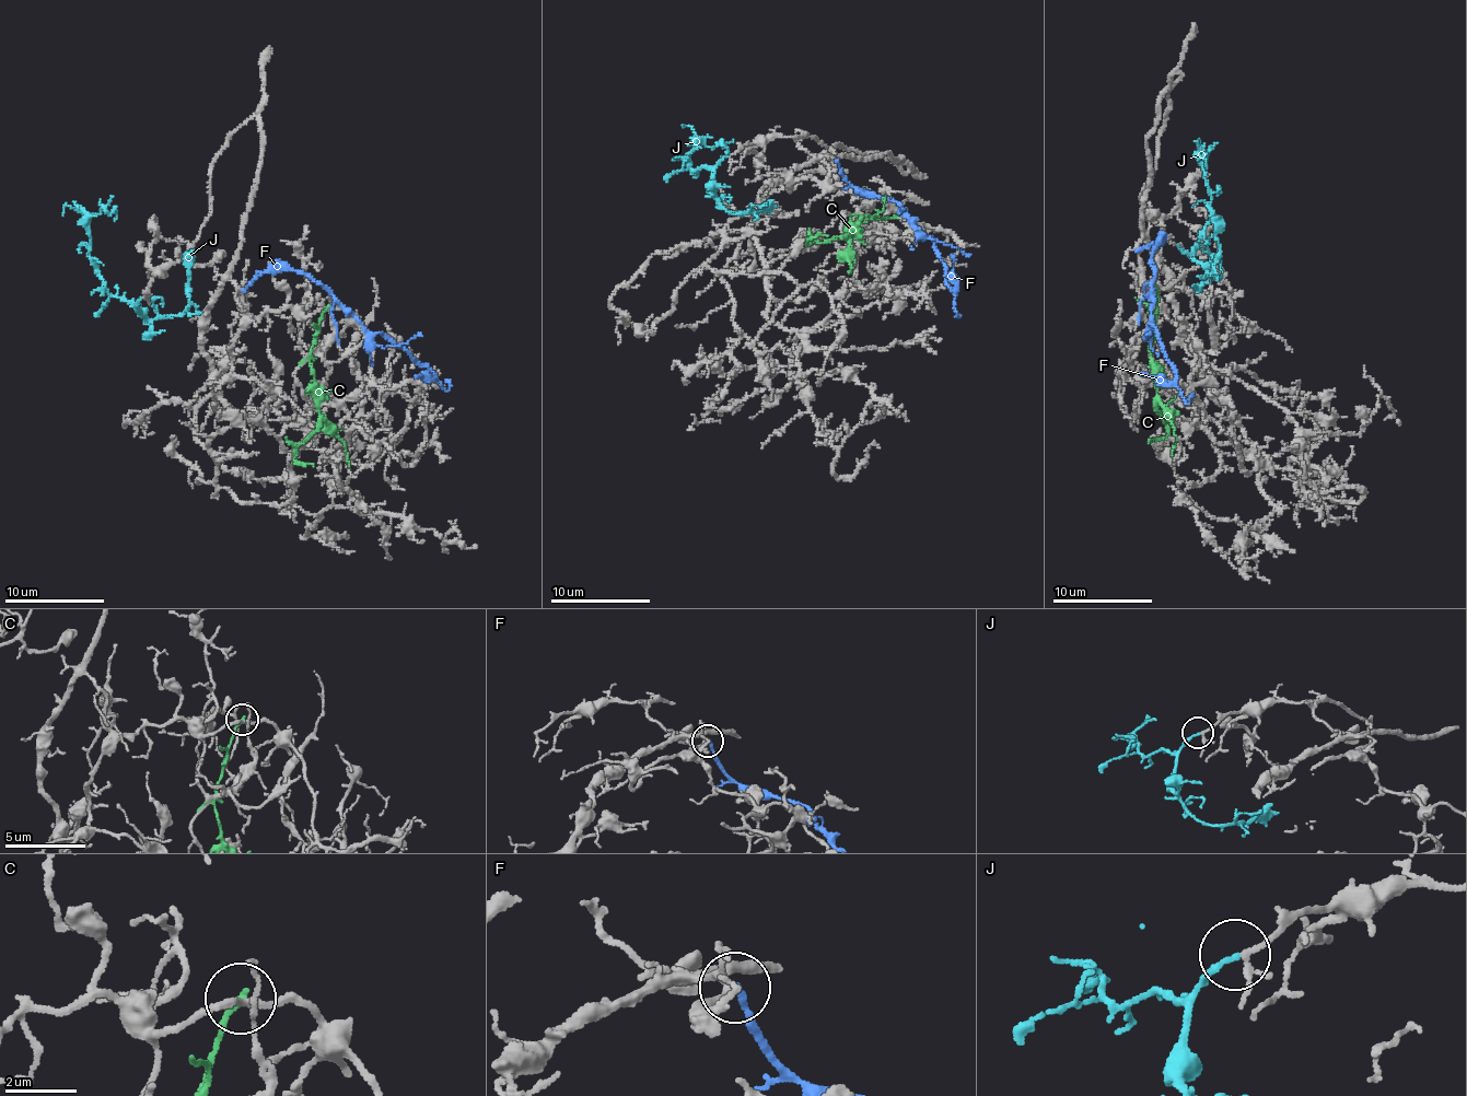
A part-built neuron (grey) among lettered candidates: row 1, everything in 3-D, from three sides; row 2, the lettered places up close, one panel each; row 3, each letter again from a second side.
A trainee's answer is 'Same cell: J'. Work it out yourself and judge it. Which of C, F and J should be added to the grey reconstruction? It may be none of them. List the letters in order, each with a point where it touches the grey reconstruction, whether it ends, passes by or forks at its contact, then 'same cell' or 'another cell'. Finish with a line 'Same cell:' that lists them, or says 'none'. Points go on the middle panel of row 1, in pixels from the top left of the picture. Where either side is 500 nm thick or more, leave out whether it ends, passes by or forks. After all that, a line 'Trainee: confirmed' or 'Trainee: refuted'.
C: meets grey at (895, 216); it ends there; another cell
F: meets grey at (836, 161); it ends there; another cell
J: meets grey at (726, 155); it ends there; same cell
Same cell: J
Trainee: confirmed

